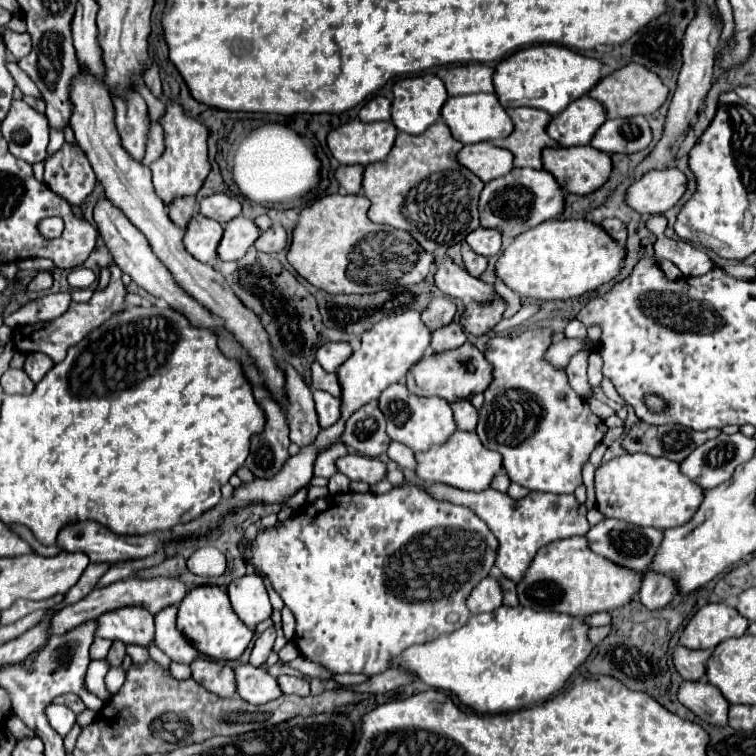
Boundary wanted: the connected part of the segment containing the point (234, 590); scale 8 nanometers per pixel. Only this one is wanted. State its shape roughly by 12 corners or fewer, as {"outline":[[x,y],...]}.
{"outline":[[257,574],[229,584],[235,614],[255,628],[273,612]]}

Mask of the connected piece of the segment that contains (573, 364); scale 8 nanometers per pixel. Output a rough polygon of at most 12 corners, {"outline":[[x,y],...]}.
{"outline":[[587,350],[577,352],[565,368],[571,388],[591,396],[587,384]]}

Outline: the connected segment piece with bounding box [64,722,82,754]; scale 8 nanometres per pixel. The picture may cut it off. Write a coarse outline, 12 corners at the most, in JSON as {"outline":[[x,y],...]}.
{"outline":[[75,722],[64,737],[67,754],[72,753],[82,728]]}

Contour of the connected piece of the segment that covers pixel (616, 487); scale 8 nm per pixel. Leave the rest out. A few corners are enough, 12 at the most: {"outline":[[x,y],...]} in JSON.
{"outline":[[623,454],[597,466],[605,518],[667,530],[703,490],[677,462]]}

